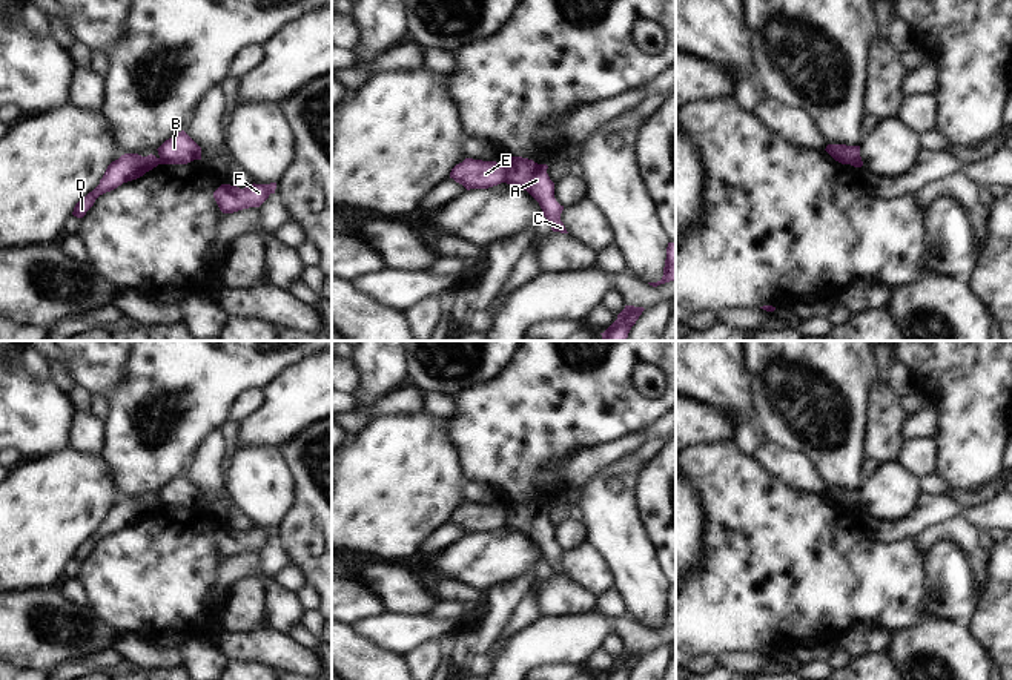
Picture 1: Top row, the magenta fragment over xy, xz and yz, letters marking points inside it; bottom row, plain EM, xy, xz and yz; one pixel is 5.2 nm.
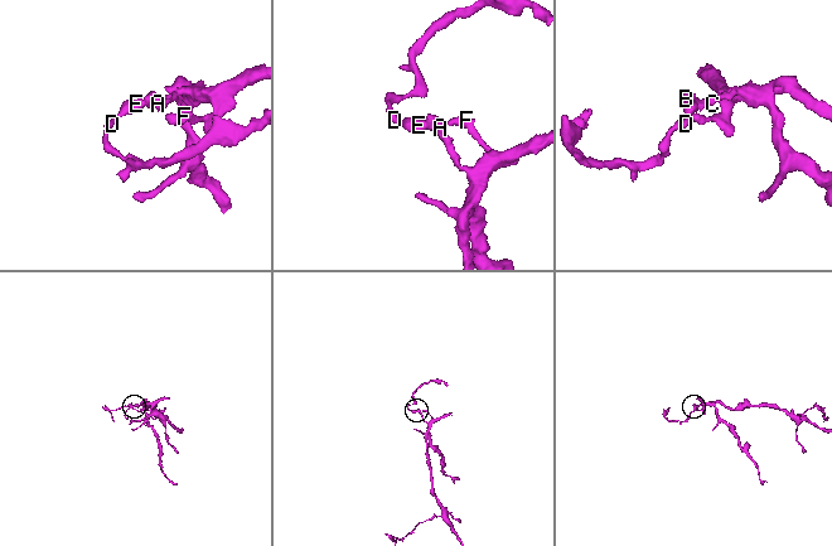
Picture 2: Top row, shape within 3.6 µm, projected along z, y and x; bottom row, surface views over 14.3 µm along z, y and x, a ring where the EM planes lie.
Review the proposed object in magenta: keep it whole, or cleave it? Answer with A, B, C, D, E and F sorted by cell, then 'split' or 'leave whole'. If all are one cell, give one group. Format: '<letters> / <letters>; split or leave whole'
A B C F / D E; split

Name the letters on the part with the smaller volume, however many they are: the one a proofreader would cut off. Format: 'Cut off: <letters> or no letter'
Cut off: D, E

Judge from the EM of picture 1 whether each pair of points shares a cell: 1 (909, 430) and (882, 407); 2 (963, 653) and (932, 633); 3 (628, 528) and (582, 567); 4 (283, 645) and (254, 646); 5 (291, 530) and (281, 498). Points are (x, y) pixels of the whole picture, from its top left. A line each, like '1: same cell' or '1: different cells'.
1: different cells
2: same cell
3: different cells
4: same cell
5: different cells

